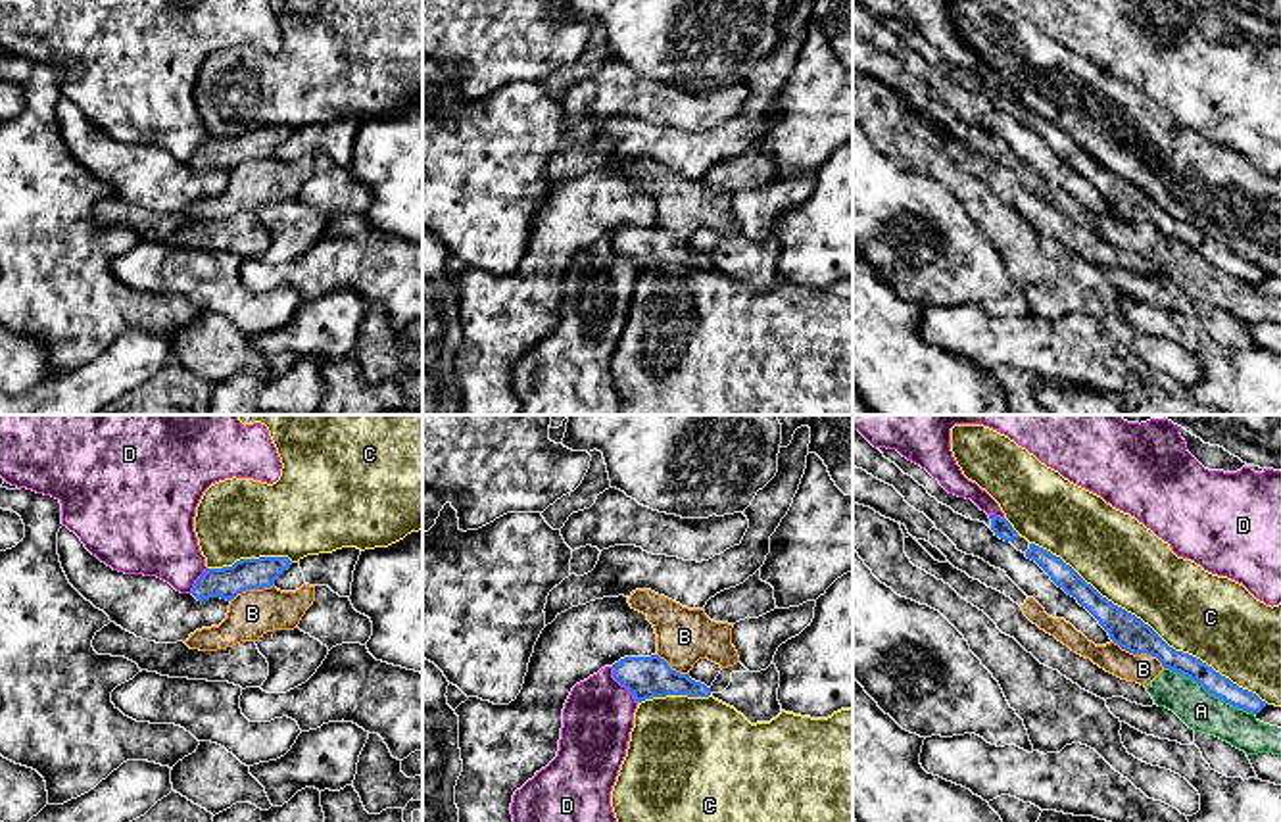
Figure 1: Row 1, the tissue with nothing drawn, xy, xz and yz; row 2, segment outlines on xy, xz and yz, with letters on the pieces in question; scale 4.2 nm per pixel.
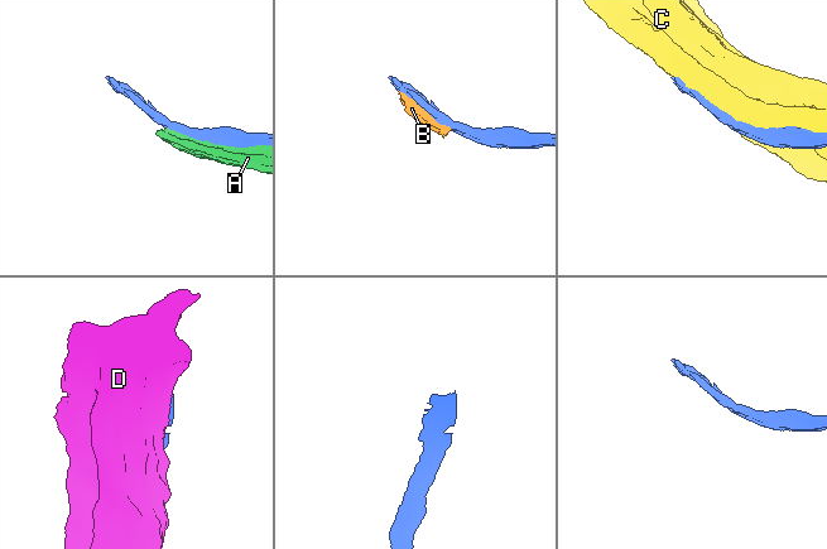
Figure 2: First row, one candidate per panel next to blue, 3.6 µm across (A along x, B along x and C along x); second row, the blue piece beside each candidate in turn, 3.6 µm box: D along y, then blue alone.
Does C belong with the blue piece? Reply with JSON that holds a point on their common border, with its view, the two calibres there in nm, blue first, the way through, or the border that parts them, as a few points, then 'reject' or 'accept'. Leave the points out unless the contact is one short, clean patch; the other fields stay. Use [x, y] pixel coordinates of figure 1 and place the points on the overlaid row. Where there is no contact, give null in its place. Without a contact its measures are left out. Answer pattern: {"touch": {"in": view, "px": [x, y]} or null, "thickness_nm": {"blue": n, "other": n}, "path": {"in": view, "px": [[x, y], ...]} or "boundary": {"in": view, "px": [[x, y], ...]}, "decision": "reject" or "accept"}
{"touch": {"in": "yz", "px": [1147, 625]}, "thickness_nm": {"blue": 140, "other": 360}, "decision": "reject"}

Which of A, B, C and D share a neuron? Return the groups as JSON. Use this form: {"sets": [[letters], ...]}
{"sets": [["A", "B"], ["C"], ["D"]]}

